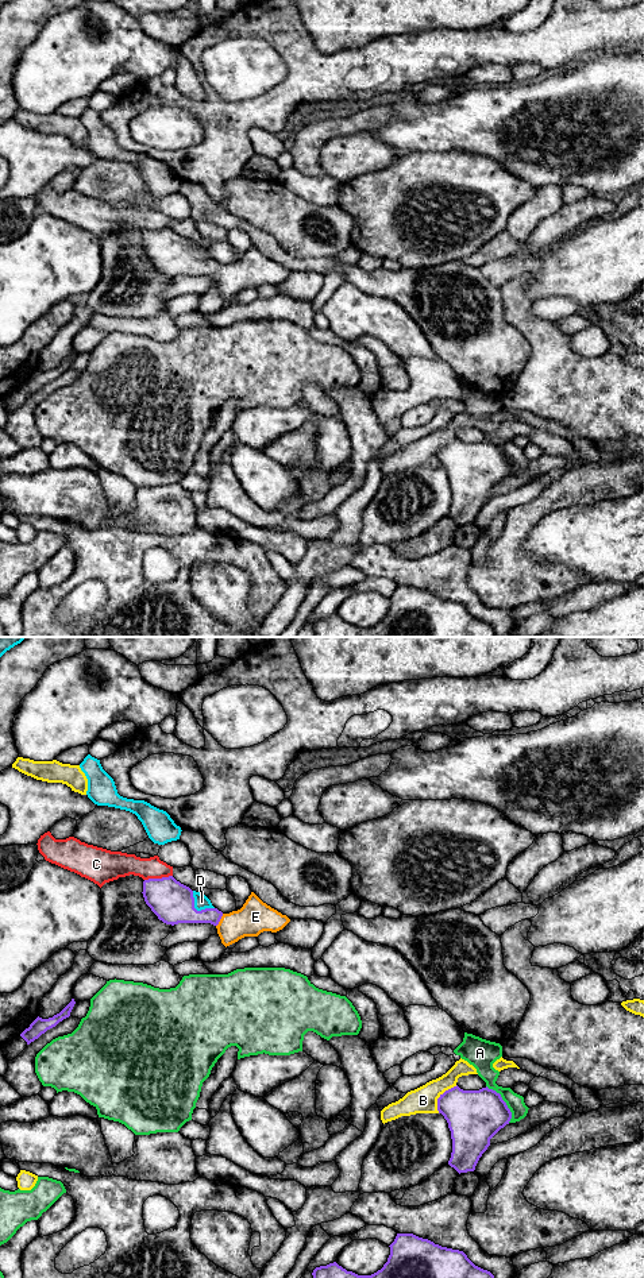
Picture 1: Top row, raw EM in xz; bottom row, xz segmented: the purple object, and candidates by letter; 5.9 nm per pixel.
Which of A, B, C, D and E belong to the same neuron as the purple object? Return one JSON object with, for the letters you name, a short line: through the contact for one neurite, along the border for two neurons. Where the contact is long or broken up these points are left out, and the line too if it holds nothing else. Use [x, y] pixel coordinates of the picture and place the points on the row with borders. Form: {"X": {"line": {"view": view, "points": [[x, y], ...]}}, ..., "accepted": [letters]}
{"E": {"line": {"view": "xz", "points": [[180, 906], [191, 915], [219, 921], [250, 921], [255, 917]]}}, "accepted": ["E"]}

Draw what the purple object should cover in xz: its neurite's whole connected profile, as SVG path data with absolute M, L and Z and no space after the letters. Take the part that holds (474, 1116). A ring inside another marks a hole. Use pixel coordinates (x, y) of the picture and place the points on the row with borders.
M456 1085L440 1094L437 1111L451 1131L452 1152L448 1165L459 1174L475 1170L490 1139L512 1119L501 1094L487 1086L463 1090Z

